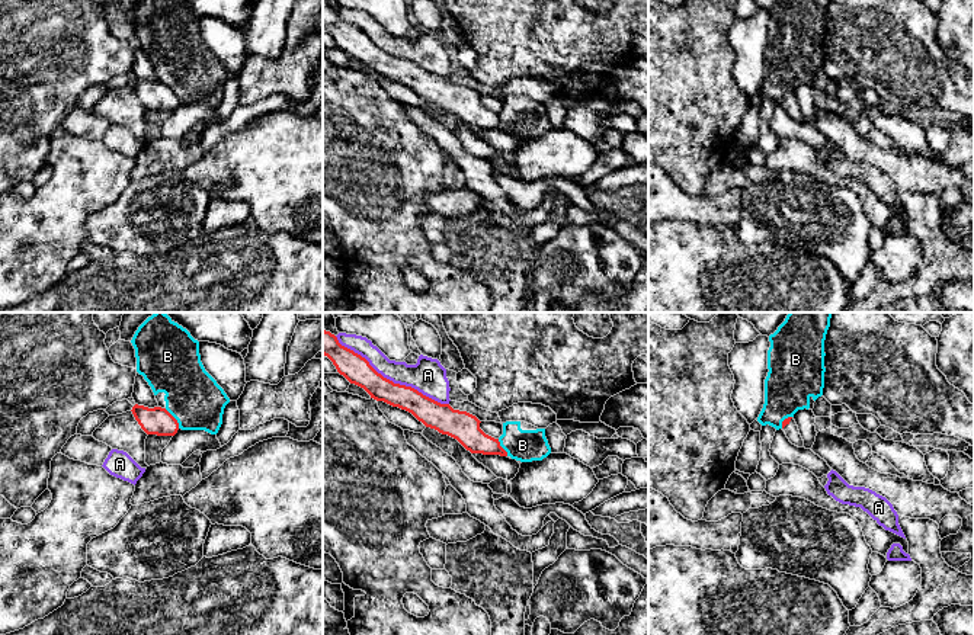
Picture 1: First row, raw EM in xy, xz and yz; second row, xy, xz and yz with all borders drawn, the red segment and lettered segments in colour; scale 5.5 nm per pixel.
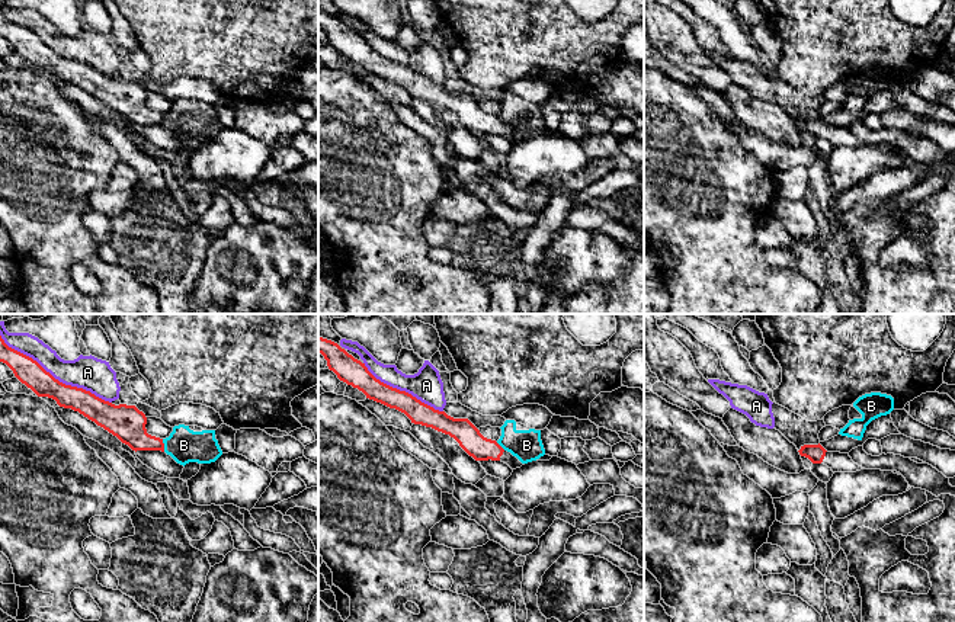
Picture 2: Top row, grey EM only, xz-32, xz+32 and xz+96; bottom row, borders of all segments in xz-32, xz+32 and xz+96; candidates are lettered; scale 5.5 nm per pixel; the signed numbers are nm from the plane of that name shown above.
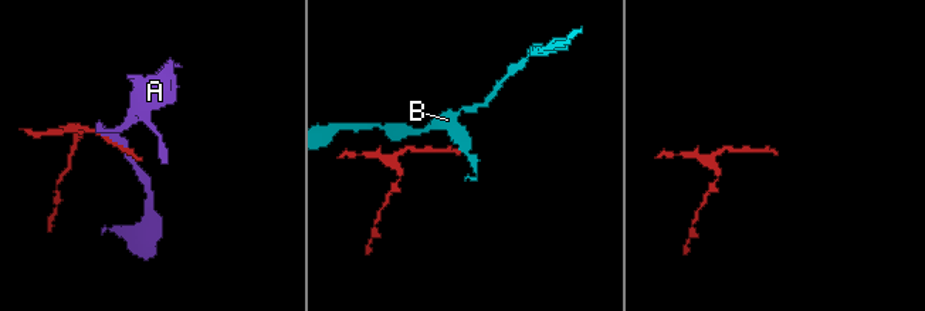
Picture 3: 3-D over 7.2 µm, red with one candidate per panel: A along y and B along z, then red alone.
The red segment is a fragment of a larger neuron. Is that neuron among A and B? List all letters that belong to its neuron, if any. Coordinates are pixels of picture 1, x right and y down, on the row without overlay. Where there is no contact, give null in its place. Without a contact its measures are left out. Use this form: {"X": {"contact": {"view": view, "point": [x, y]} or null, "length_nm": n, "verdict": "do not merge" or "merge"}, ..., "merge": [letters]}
{"A": {"contact": {"view": "xz", "point": [391, 55]}, "length_nm": 750, "verdict": "do not merge"}, "B": {"contact": {"view": "xy", "point": [175, 93]}, "length_nm": 140, "verdict": "do not merge"}, "merge": []}

